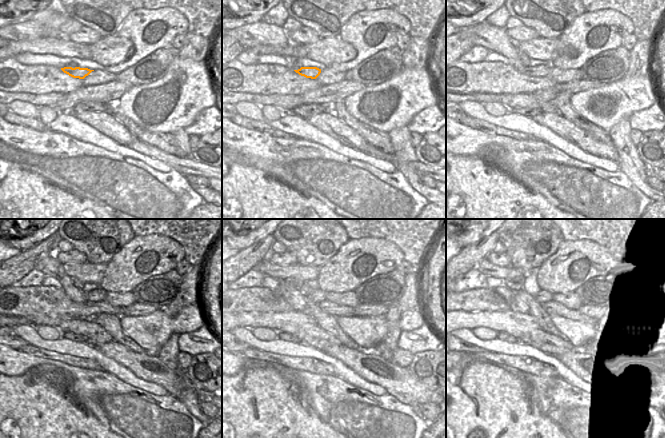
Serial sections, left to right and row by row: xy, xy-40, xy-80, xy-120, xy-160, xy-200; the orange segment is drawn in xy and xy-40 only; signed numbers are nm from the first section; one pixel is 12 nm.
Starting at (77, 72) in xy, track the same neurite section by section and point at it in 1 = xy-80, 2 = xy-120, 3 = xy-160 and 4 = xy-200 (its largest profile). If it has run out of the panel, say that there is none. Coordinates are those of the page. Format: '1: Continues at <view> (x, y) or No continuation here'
1: Continues at xy-80 (542, 71)
2: Continues at xy-120 (98, 294)
3: Continues at xy-160 (317, 296)
4: Continues at xy-200 (543, 296)

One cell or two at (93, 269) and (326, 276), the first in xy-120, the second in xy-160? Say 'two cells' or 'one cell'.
two cells

